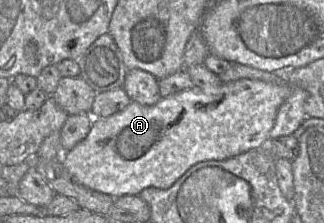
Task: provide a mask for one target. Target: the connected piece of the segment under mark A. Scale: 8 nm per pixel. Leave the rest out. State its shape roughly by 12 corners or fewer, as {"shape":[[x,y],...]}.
{"shape":[[239,79],[93,119],[63,153],[114,198],[268,144],[288,82]]}

